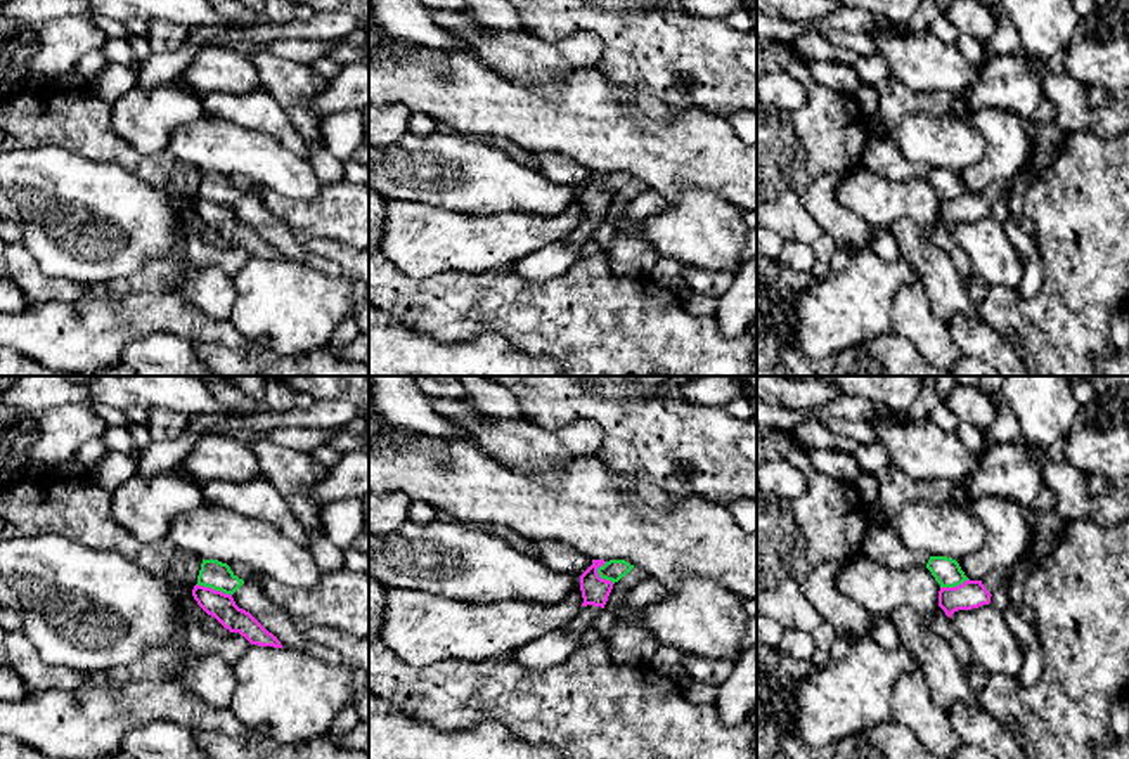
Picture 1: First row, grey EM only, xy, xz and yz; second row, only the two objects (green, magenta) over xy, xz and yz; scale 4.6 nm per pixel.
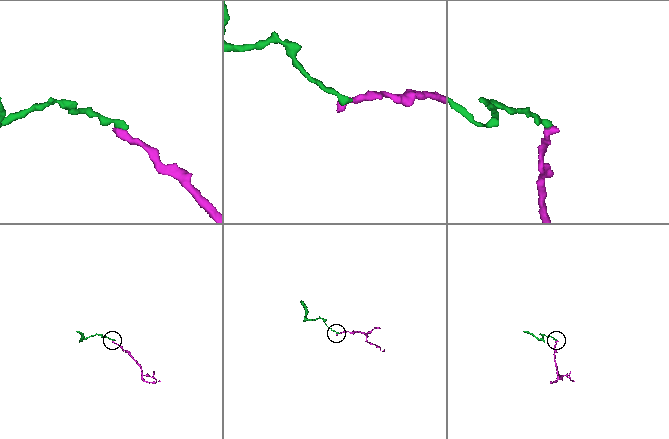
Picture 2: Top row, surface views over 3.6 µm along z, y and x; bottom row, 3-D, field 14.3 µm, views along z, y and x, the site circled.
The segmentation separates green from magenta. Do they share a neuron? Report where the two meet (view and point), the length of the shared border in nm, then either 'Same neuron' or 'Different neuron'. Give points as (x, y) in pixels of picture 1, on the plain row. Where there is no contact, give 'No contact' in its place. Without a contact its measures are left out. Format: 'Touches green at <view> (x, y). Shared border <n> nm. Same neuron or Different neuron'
Touches green at xy (213, 200). Shared border 180 nm. Different neuron

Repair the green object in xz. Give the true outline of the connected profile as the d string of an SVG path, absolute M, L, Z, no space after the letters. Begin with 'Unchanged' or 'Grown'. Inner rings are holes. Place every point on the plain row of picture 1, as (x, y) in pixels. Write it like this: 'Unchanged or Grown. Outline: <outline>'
Unchanged. Outline: M610 172L603 178L597 180L601 191L611 192L613 196L625 189L634 177L625 172Z

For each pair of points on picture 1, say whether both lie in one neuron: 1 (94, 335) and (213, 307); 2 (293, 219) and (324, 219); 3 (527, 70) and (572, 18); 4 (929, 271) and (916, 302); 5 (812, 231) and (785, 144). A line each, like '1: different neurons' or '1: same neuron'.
1: different neurons
2: same neuron
3: different neurons
4: different neurons
5: same neuron

